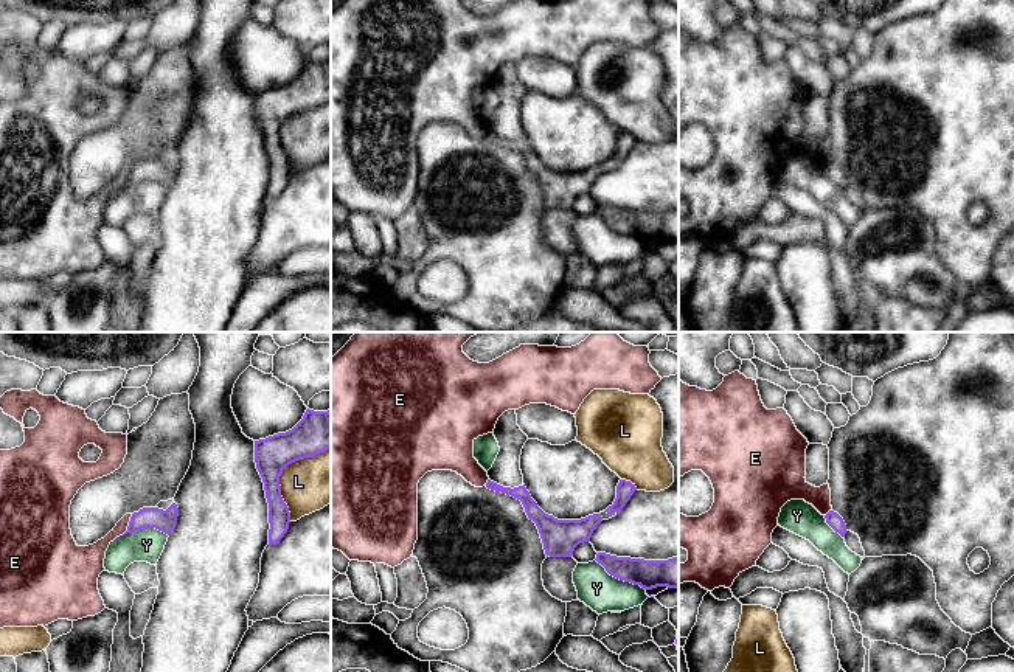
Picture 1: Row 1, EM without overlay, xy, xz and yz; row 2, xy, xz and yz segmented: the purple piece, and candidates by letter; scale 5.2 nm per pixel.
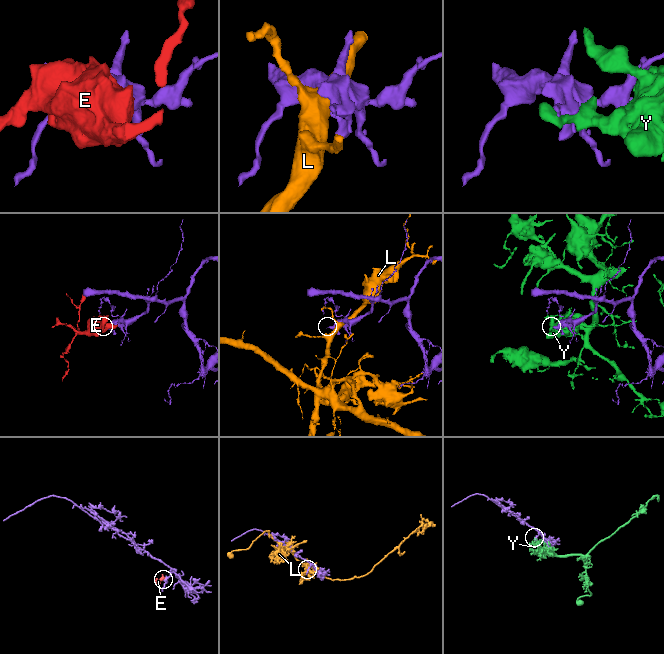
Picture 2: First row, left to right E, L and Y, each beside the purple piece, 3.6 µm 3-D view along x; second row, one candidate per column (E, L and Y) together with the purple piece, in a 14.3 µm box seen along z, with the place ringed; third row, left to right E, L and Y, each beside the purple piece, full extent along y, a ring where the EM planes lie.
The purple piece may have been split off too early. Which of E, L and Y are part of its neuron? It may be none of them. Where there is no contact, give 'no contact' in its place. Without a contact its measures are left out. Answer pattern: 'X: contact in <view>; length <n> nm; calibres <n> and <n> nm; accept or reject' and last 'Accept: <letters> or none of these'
E: contact in xy; length 130 nm; calibres 110 and 120 nm; reject
L: contact in xy; length 440 nm; calibres 200 and 280 nm; reject
Y: contact in xz; length 300 nm; calibres 150 and 200 nm; reject
Accept: none of these

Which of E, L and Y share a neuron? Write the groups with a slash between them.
E / L / Y

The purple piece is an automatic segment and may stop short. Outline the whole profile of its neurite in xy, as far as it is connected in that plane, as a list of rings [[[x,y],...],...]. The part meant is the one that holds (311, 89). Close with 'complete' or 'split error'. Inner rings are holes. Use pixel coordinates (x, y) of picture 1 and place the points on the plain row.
[[[331,61],[306,62],[303,71],[289,84],[255,93],[255,115],[262,130],[269,155],[269,197],[276,197],[289,182],[290,165],[281,149],[283,123],[300,112],[331,101]]]; complete

